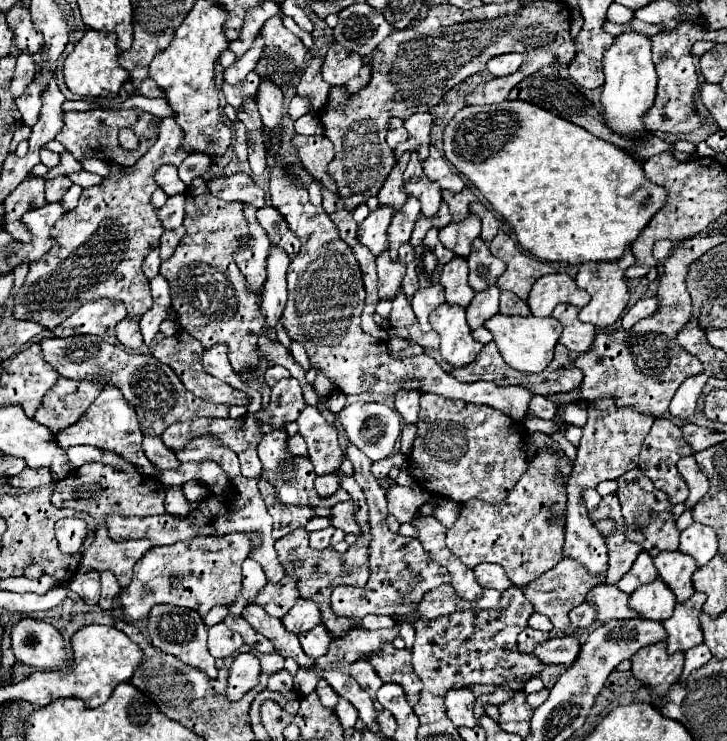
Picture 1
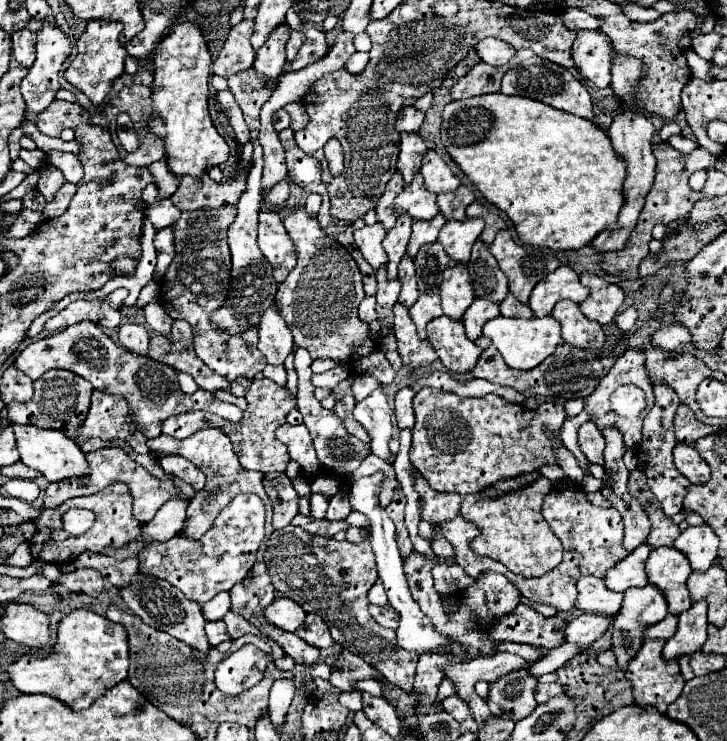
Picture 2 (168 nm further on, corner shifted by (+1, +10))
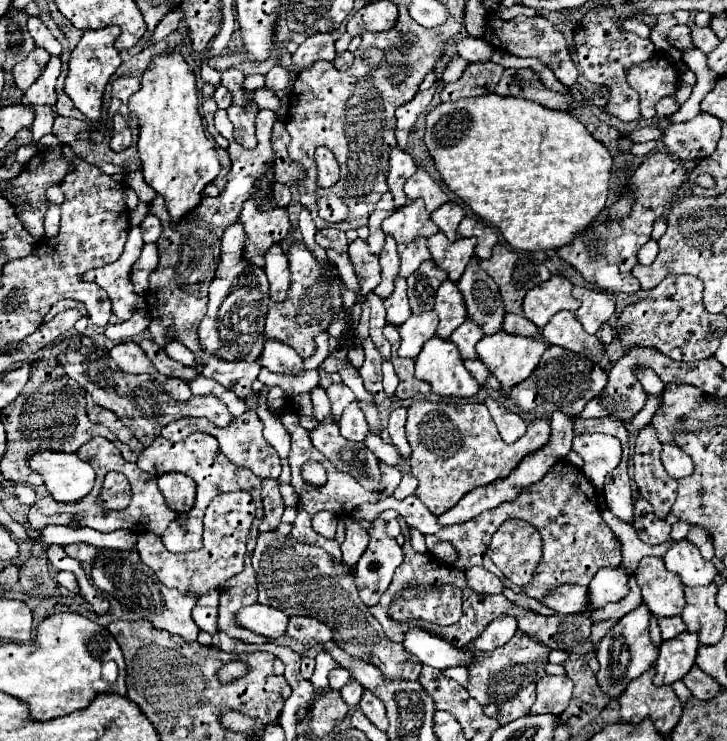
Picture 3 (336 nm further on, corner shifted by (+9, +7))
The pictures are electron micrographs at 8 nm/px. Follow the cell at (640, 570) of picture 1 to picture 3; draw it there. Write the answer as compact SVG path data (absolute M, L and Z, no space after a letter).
M602 568L588 586L588 612L608 602L618 602L628 594L628 572L624 568Z

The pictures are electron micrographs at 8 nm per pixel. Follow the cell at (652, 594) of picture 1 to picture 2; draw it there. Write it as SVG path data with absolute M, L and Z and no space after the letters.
M648 583L646 587L624 591L622 609L620 609L620 613L614 617L614 623L612 623L612 627L614 627L614 633L612 633L612 651L616 653L618 667L620 667L622 671L626 671L628 661L636 655L636 651L638 651L640 645L642 645L642 629L648 627L648 625L652 625L652 623L662 621L666 615L668 615L668 603L664 601L664 595L656 589L656 585Z

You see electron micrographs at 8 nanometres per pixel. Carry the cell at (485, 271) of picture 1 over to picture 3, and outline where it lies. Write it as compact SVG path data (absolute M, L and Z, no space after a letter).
M472 258L466 266L458 282L458 290L462 292L468 318L480 324L486 336L492 336L502 330L504 322L504 304L500 298L500 290L496 282L480 268L478 260Z

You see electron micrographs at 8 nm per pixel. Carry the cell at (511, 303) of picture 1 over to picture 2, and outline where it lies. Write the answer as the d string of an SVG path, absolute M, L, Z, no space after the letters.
M508 293L508 297L500 303L500 315L504 317L532 317L532 309L526 303L516 301L516 297L512 297L512 293Z

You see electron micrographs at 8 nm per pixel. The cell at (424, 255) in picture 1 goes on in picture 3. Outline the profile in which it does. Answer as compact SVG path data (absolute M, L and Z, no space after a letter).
M432 260L424 262L406 282L408 282L408 300L412 314L420 314L434 308L436 288L448 278Z

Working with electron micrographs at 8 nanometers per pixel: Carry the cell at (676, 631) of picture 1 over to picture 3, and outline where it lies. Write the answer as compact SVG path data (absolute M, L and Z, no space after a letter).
M682 632L672 640L664 640L660 644L656 660L654 684L664 686L682 680L694 666L696 650L698 650L698 636L692 632Z

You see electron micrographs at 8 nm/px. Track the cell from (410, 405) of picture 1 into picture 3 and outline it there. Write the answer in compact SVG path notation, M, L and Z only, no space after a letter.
M396 408L388 420L388 434L390 434L392 444L398 448L400 456L410 458L412 450L406 440L406 434L404 434L404 424L406 424L406 408Z

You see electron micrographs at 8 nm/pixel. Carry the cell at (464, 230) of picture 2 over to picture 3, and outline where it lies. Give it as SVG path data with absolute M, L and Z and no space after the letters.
M442 232L428 238L428 250L432 254L432 260L438 268L448 272L448 278L452 282L458 282L458 278L462 276L468 260L474 256L474 246L476 238L458 238L456 242L448 242Z

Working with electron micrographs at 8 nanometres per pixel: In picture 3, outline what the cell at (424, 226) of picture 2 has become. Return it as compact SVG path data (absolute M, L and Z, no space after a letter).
M418 238L408 246L398 244L398 254L402 260L402 264L400 264L400 276L402 278L408 278L412 272L416 272L416 268L420 268L420 264L424 260L430 260L430 252L426 248L424 238Z

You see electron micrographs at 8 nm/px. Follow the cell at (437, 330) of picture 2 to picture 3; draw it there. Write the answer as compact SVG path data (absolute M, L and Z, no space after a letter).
M438 336L430 338L416 358L416 378L428 382L438 396L472 398L480 390L476 380L464 368L456 344L440 340Z

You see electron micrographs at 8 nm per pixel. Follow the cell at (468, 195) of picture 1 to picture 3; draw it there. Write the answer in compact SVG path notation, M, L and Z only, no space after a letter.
M446 202L440 210L432 212L432 222L446 234L448 240L456 240L456 228L464 218L464 210L458 204Z

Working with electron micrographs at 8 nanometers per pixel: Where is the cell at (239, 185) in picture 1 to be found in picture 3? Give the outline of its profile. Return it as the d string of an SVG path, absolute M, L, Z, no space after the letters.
M274 184L272 186L272 190L274 190L274 200L276 200L276 204L278 206L288 206L290 204L290 200L292 200L292 194L290 194L290 188L286 186L286 184Z

